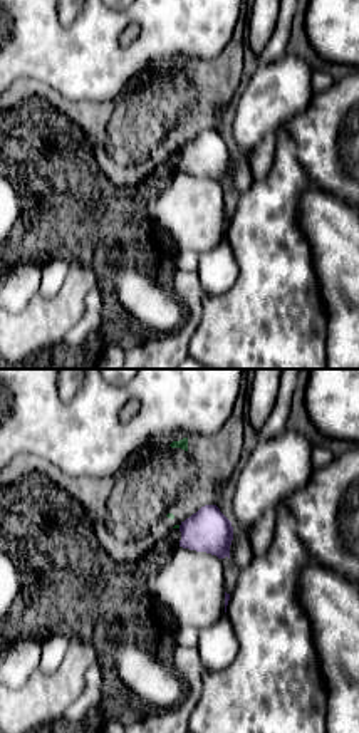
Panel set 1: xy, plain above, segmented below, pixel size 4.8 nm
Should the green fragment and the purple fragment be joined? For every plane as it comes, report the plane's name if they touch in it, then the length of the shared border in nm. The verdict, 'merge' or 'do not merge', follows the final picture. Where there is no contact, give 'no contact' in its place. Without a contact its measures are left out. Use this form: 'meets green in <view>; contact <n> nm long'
no contact

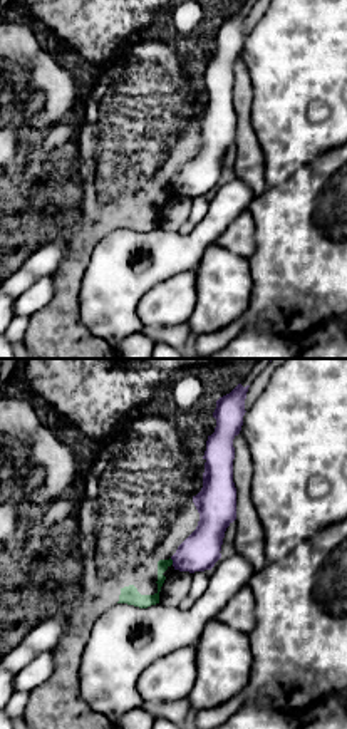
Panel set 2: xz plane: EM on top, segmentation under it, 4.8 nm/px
meets green in xz; contact 40 nm long

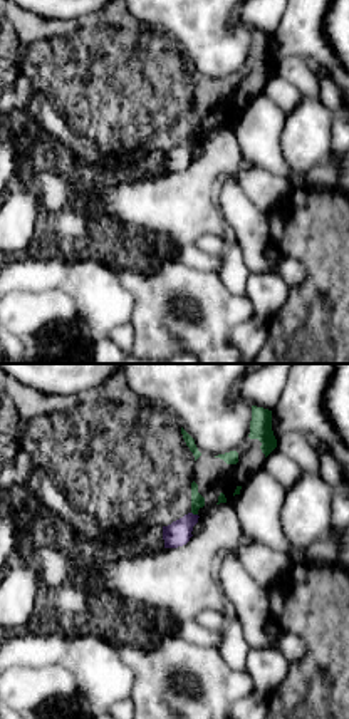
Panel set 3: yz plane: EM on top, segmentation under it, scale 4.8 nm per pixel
meets green in yz; contact 40 nm long

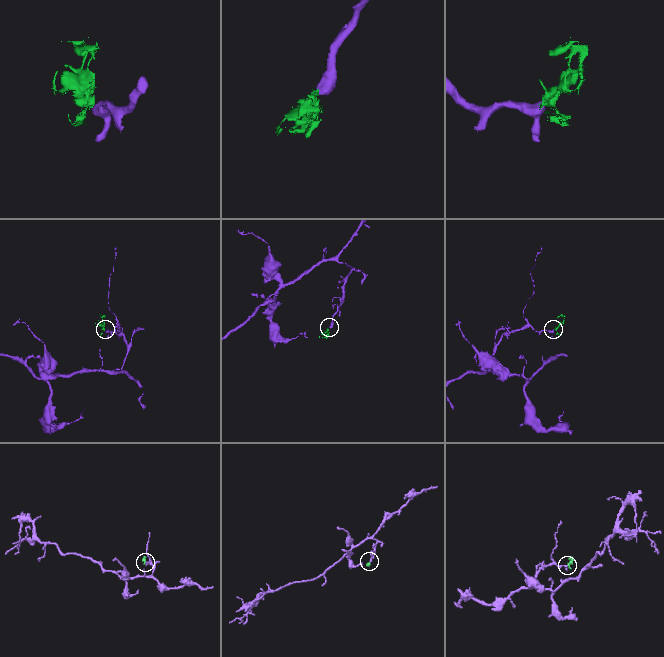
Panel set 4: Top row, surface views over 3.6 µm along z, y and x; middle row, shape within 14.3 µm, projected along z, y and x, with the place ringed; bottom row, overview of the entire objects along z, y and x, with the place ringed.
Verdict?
do not merge

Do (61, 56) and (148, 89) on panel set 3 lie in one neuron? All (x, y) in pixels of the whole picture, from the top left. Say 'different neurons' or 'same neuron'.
same neuron

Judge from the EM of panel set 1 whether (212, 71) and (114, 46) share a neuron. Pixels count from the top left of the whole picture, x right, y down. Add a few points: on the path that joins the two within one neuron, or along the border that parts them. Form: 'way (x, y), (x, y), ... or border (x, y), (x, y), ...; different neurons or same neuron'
border (187, 61), (171, 67); different neurons

